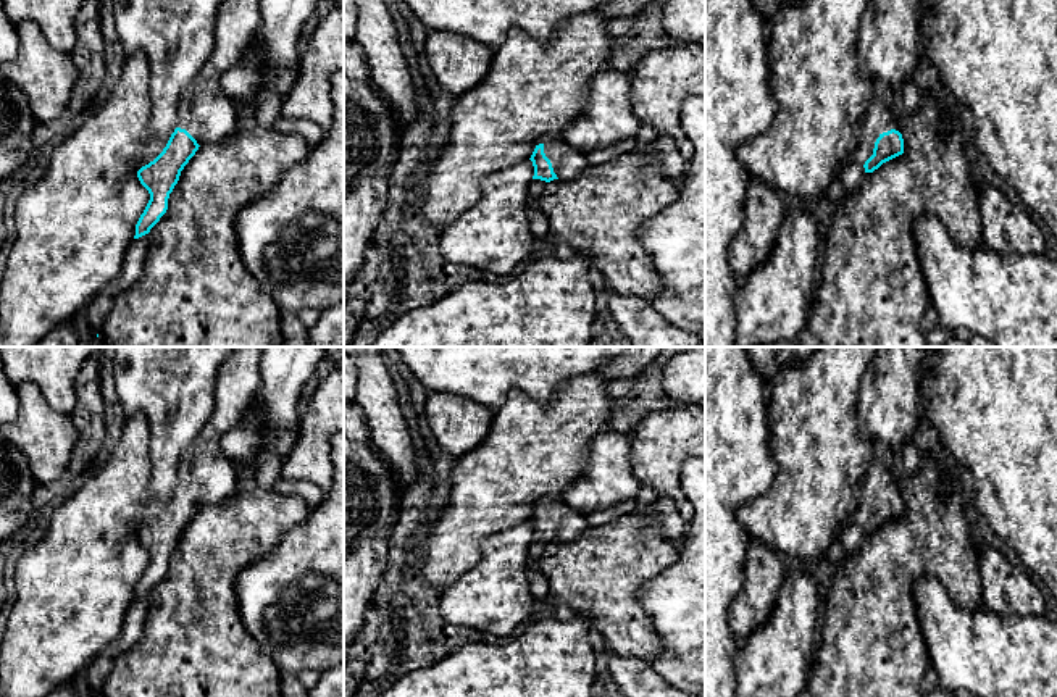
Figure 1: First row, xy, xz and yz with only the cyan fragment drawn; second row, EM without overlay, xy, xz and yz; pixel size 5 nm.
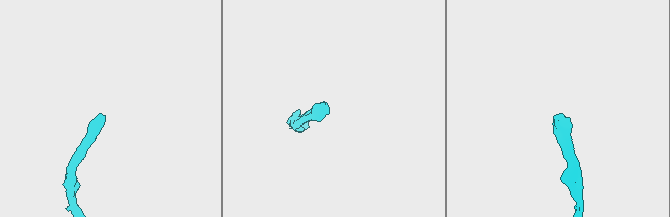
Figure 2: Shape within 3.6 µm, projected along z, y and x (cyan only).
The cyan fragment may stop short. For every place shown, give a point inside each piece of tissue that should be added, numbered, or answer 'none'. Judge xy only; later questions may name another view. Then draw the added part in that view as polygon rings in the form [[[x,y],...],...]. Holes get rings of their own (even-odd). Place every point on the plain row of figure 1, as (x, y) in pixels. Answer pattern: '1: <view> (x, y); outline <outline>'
1: xy (205, 473); outline [[[234,347],[216,376],[215,407],[208,423],[182,452],[178,468],[178,489],[186,490],[198,507],[216,505],[236,489],[236,468],[219,447],[221,437],[239,424],[245,408],[252,403],[261,386],[263,347]]]

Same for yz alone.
1: yz (880, 479); outline [[[875,440],[871,445],[873,461],[870,463],[863,482],[860,505],[854,513],[854,524],[859,526],[865,526],[865,523],[873,516],[876,500],[896,487],[892,452],[881,440]]]

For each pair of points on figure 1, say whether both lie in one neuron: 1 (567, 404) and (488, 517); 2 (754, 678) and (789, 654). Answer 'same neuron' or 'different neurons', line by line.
1: same neuron
2: same neuron

